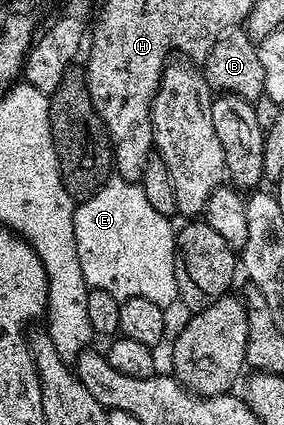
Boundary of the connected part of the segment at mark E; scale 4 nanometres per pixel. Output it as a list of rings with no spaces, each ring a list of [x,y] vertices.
[[[109,177],[74,209],[74,244],[89,288],[110,292],[118,300],[145,298],[171,307],[178,295],[174,276],[176,230],[170,223],[170,218],[147,200],[139,181]]]

